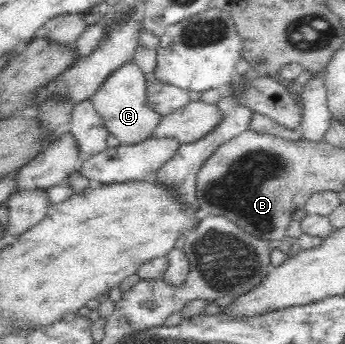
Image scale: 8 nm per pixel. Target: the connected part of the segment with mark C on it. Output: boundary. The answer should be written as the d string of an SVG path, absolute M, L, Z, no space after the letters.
M134 62L119 67L117 71L91 97L97 113L103 118L109 133L122 144L137 145L154 135L162 115L148 105L146 76Z

